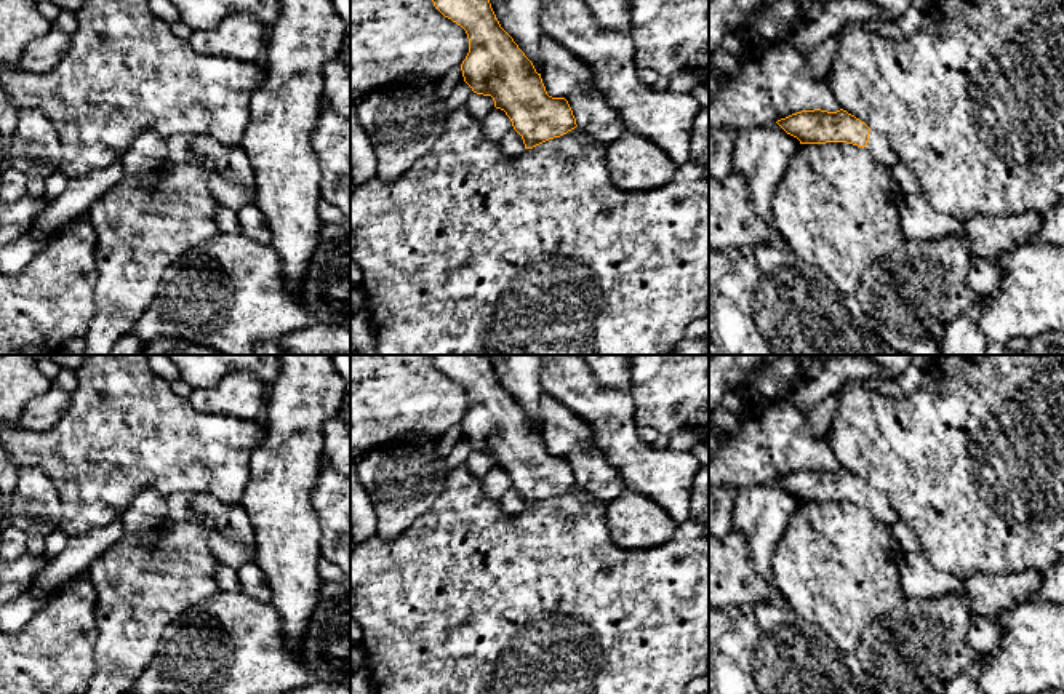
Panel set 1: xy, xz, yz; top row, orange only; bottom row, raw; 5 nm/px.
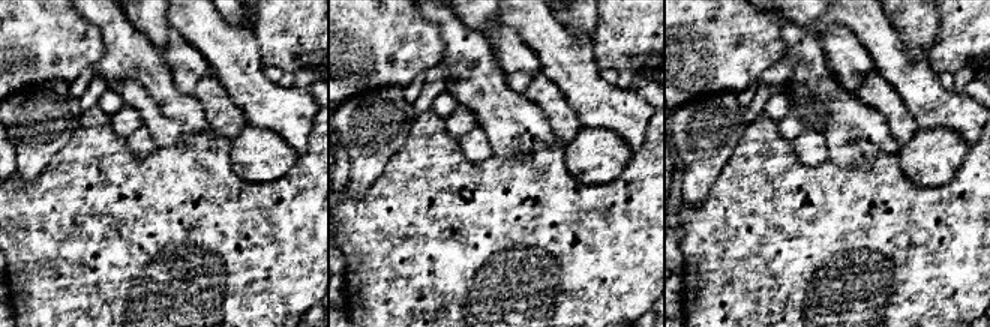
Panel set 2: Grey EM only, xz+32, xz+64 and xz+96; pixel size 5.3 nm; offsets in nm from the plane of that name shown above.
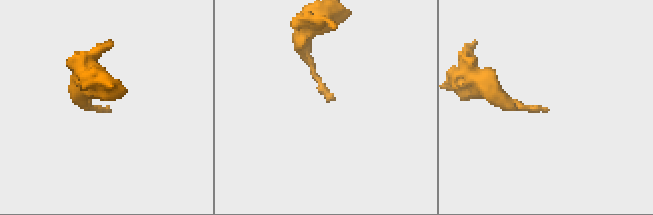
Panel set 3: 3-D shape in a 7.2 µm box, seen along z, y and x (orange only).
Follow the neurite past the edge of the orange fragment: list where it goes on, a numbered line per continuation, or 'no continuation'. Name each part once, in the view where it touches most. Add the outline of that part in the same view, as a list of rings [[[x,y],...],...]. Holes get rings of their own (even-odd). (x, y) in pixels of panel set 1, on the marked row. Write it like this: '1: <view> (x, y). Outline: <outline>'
1: yz (877, 144). Outline: [[[874,130],[869,131],[869,141],[866,147],[872,157],[886,168],[893,168],[899,162],[886,138]]]

